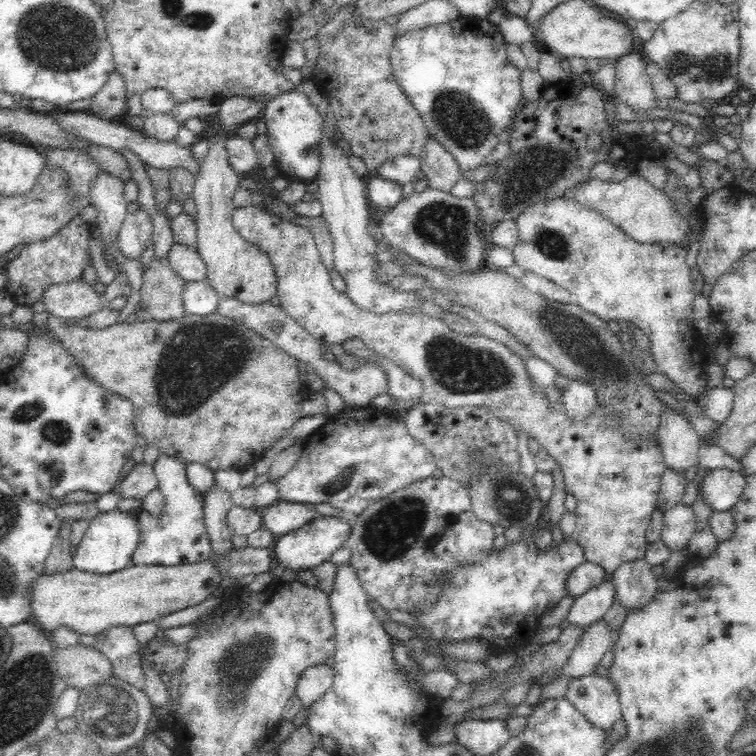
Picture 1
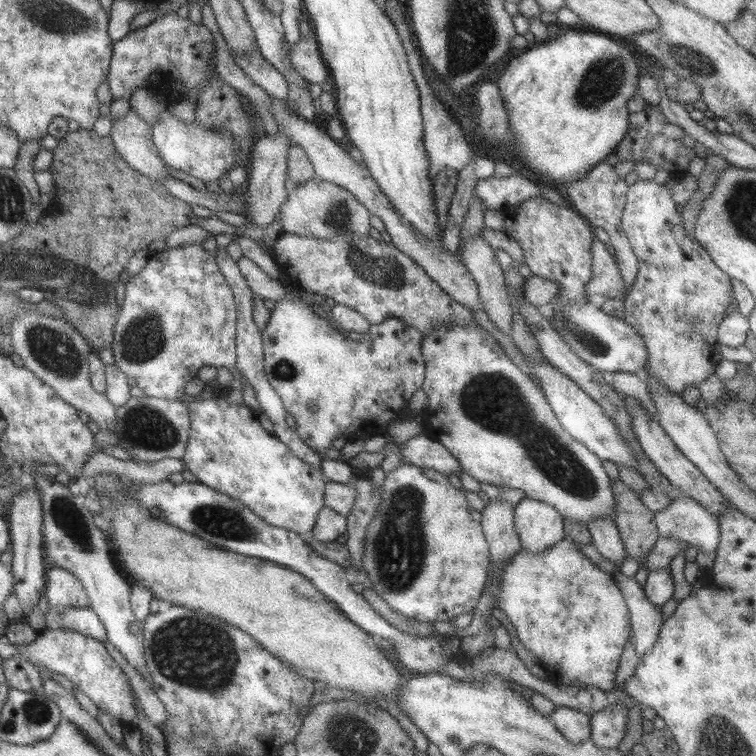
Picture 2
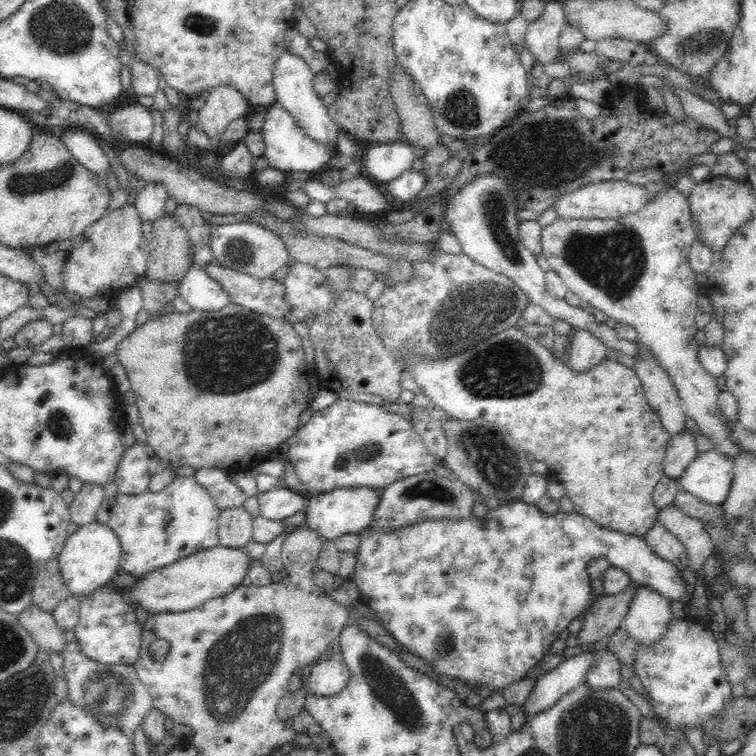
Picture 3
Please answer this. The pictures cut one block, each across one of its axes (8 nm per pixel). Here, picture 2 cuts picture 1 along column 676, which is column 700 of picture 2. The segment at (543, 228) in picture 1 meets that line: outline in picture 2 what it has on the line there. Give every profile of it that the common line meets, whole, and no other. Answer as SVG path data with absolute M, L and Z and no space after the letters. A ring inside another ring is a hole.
M636 179L628 186L620 223L638 260L637 274L623 299L622 320L643 340L649 375L655 377L668 392L680 395L686 386L698 387L714 373L719 362L713 350L717 344L717 330L721 320L729 314L727 308L732 306L730 298L736 284L713 264L707 251L697 241L684 234L681 215L670 191L653 179Z

